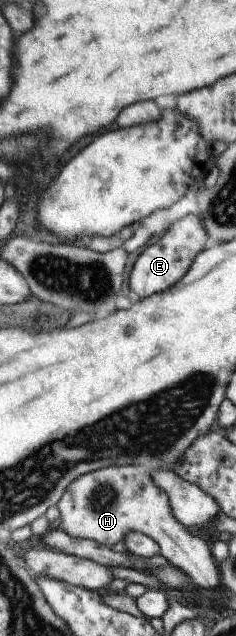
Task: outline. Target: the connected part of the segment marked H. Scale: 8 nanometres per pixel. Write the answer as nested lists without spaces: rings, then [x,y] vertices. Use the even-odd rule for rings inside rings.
[[[108,466],[78,476],[66,486],[56,504],[59,516],[58,530],[79,541],[92,541],[110,547],[134,530],[142,532],[159,547],[159,554],[171,566],[182,570],[205,593],[220,592],[220,578],[216,561],[200,536],[192,535],[174,518],[166,494],[150,480],[146,469],[125,466]]]

